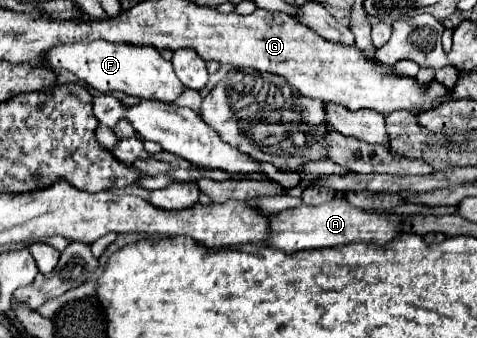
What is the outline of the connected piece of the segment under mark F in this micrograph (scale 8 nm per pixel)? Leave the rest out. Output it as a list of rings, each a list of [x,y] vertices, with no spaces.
[[[99,39],[97,45],[55,45],[47,51],[45,65],[75,73],[83,83],[91,85],[99,93],[121,91],[141,99],[173,103],[183,91],[183,83],[179,83],[173,65],[151,45],[127,45],[103,39]]]

